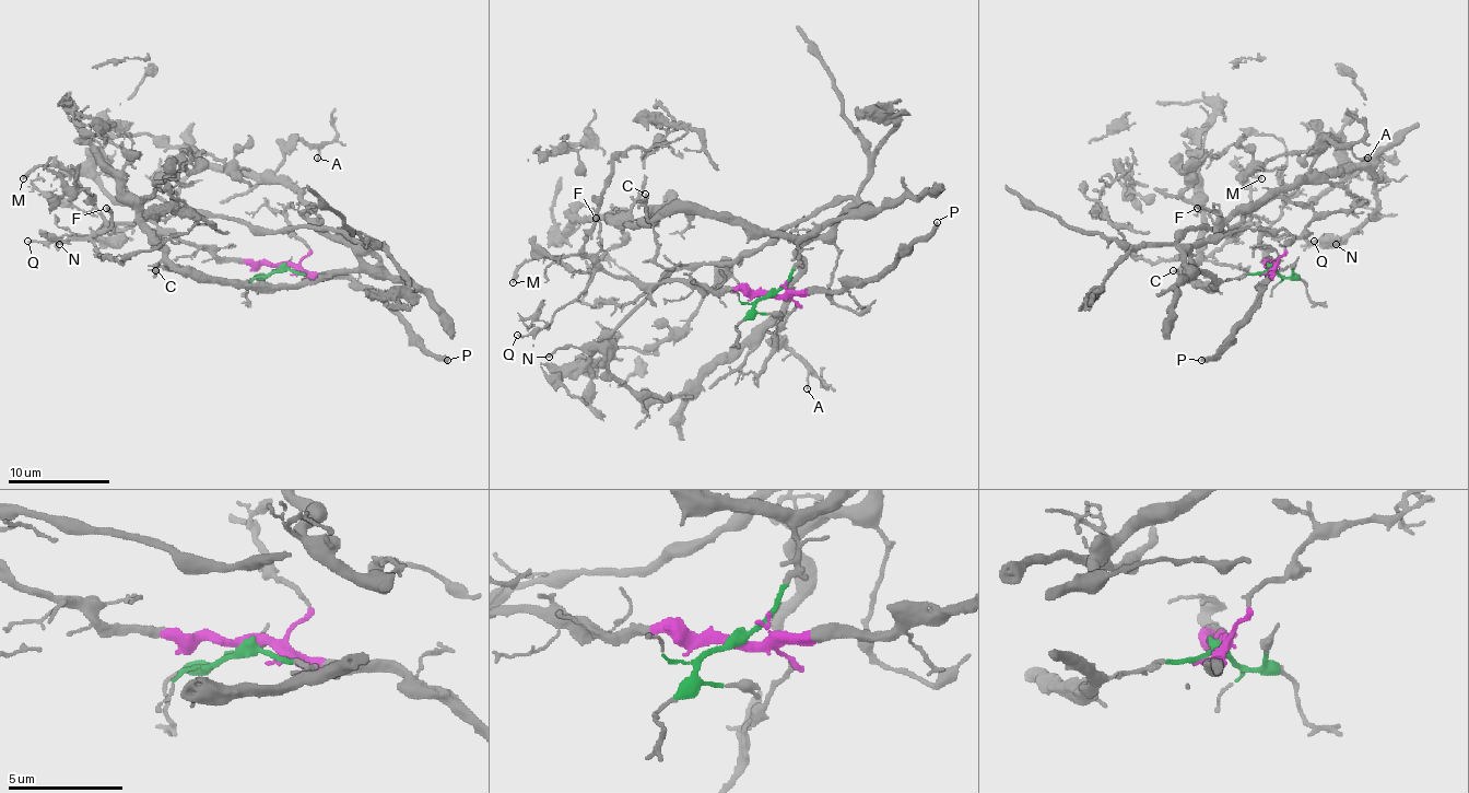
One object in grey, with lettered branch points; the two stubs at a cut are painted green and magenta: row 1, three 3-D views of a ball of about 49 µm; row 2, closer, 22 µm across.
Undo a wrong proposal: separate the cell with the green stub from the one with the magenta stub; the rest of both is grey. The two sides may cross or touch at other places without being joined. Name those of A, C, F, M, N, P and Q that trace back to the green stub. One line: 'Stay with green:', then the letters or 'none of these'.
Stay with green: A, C, N

